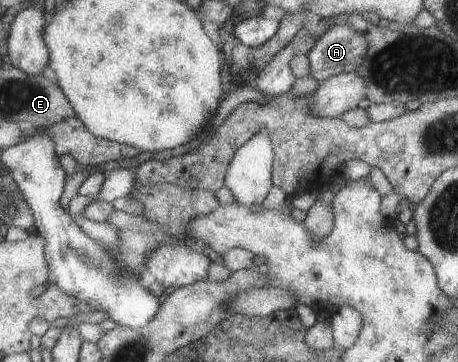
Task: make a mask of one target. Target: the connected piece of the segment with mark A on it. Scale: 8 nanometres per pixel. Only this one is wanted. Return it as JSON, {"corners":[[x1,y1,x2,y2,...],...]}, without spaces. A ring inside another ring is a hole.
{"corners":[[332,24,324,30,306,53,310,77,325,80,336,74,354,72,367,48,363,33,346,24]]}

